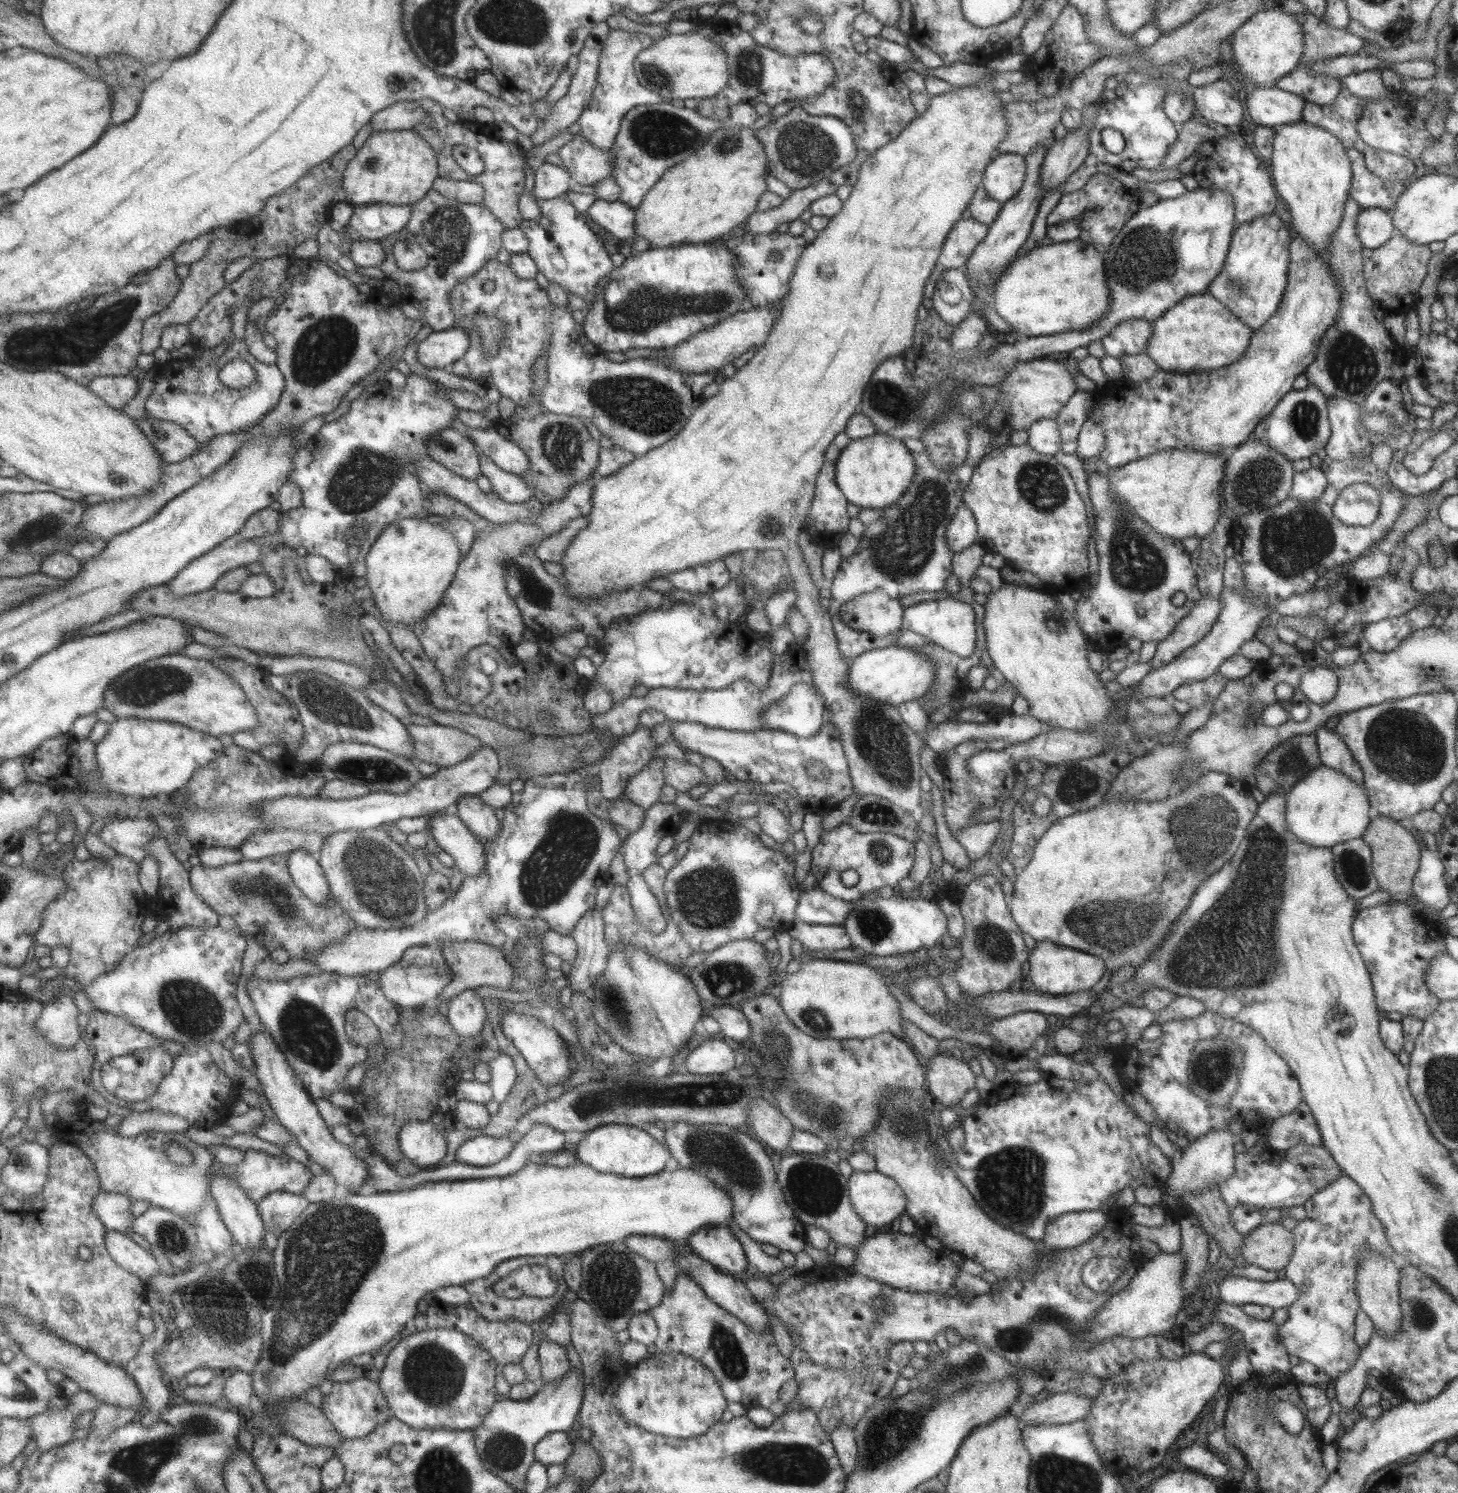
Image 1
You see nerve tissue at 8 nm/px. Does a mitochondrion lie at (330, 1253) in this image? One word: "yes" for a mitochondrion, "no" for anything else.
yes

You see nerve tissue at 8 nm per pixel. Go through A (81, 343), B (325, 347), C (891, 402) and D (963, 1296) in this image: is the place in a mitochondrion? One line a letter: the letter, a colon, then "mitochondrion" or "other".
A: mitochondrion
B: mitochondrion
C: mitochondrion
D: other

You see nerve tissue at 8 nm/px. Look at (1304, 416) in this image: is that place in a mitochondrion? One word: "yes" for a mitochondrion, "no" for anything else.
yes

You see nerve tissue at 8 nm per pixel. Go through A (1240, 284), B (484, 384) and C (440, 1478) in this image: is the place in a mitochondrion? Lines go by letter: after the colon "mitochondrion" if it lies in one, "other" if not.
A: mitochondrion
B: other
C: mitochondrion

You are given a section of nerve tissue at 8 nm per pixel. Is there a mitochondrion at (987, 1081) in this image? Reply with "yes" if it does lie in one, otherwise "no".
no

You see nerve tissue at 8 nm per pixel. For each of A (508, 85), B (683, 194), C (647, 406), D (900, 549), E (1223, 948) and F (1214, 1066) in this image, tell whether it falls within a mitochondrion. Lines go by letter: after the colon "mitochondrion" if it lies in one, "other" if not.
A: other
B: other
C: mitochondrion
D: mitochondrion
E: mitochondrion
F: mitochondrion

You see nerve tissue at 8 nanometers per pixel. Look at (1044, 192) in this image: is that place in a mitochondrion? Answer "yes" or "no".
no

